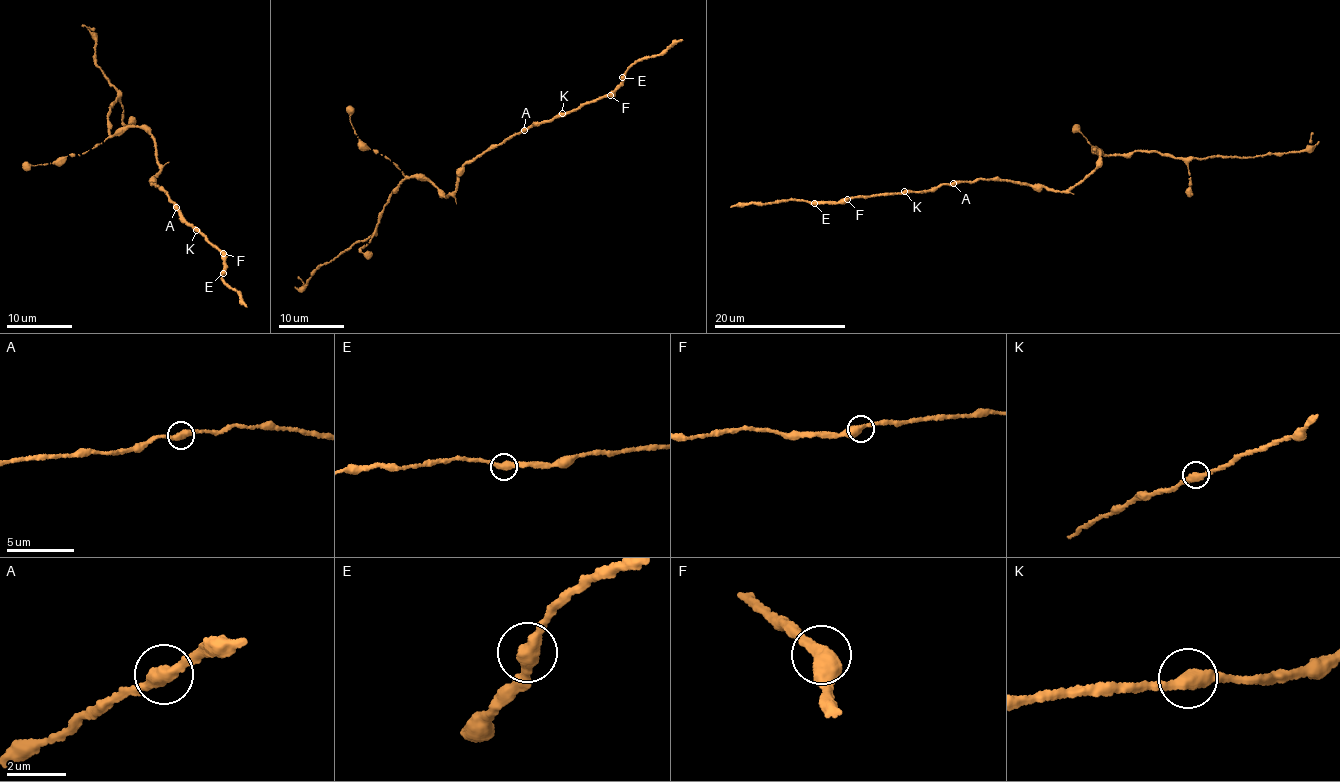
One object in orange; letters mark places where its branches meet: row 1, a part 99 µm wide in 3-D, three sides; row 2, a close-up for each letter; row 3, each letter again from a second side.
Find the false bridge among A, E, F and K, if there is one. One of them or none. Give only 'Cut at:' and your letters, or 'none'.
Cut at: none

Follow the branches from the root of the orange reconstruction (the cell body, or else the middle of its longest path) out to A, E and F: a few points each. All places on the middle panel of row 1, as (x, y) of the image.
A: (456, 174), (467, 163), (525, 130)
E: (456, 174), (467, 163), (506, 139), (604, 97), (622, 83), (622, 77)
F: (456, 174), (467, 163), (506, 139), (610, 95)

